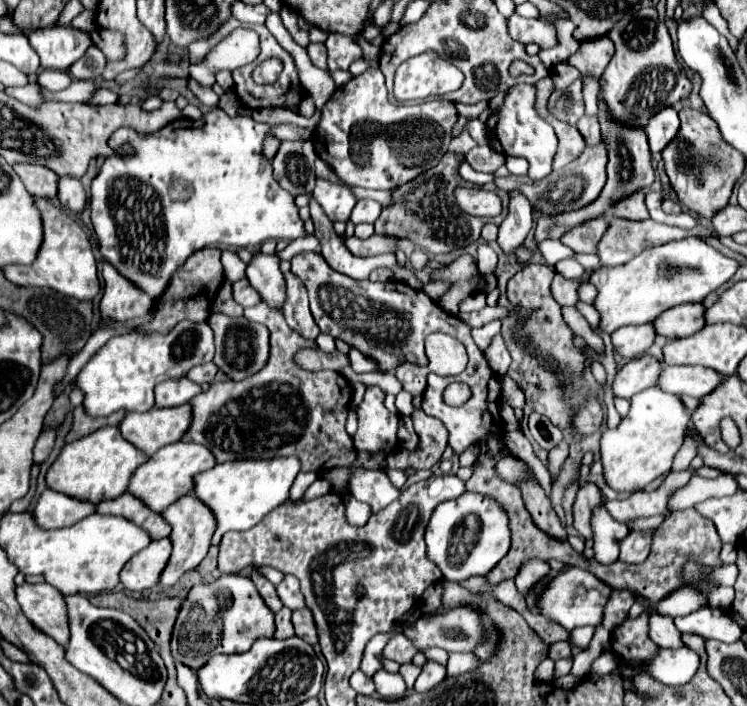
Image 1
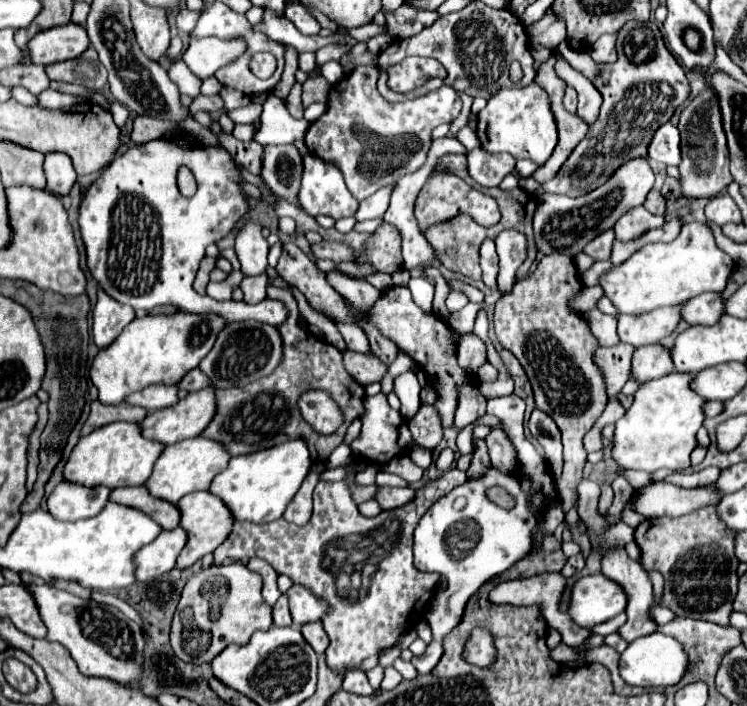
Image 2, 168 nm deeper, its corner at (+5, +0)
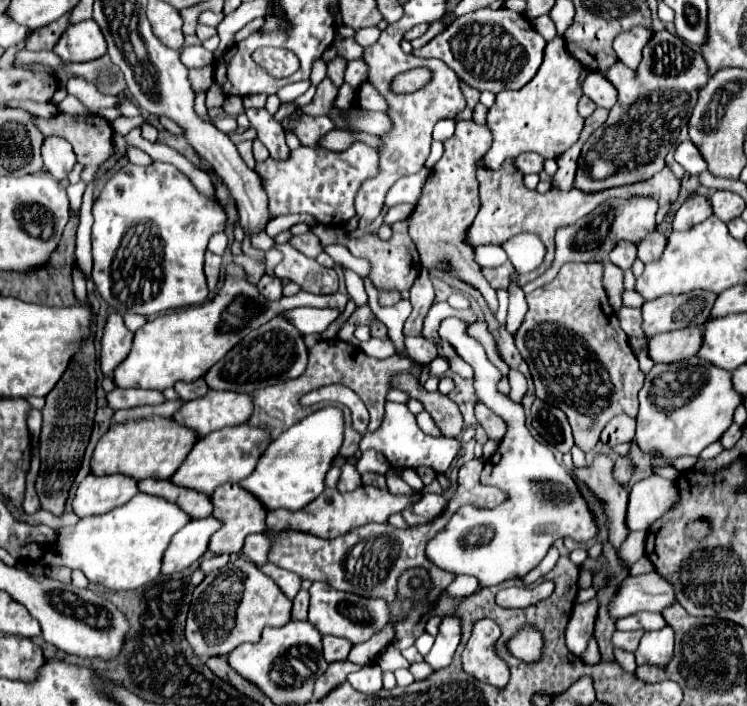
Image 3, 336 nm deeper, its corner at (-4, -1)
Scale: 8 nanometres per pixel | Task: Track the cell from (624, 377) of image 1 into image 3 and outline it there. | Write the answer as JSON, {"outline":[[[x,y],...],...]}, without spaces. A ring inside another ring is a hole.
{"outline":[[[688,326],[684,330],[656,334],[648,342],[648,356],[654,364],[672,364],[676,360],[688,360],[702,346],[702,330]]]}

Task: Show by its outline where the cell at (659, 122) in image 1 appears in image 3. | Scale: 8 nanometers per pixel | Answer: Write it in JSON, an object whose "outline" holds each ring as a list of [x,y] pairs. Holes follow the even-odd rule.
{"outline":[[[684,140],[684,142],[678,142],[678,144],[676,144],[674,158],[676,158],[676,162],[678,162],[688,174],[700,174],[700,172],[706,170],[704,158],[700,156],[698,148],[696,148],[690,140]]]}

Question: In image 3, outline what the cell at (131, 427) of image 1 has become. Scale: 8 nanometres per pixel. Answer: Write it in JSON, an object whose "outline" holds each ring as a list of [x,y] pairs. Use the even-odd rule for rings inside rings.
{"outline":[[[210,390],[206,396],[184,402],[180,406],[180,410],[172,416],[174,422],[178,422],[180,426],[186,426],[190,430],[194,430],[200,436],[206,436],[214,430],[222,430],[228,426],[238,426],[244,424],[252,414],[252,398],[248,394],[238,394],[238,392],[218,392],[218,390]]]}

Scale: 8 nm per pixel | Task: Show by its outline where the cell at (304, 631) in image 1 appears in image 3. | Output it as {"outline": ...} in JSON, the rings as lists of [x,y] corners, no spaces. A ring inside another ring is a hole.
{"outline":[[[322,636],[322,644],[324,644],[324,658],[326,662],[336,662],[336,660],[346,660],[352,642],[346,638],[338,638],[338,636]]]}

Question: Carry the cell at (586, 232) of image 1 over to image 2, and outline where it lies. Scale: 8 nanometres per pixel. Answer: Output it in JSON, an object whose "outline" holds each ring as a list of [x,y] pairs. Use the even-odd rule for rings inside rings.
{"outline":[[[605,231],[603,235],[599,235],[599,239],[591,241],[591,243],[585,247],[585,253],[591,255],[595,261],[609,261],[613,241],[615,241],[615,233],[613,233],[613,231]]]}

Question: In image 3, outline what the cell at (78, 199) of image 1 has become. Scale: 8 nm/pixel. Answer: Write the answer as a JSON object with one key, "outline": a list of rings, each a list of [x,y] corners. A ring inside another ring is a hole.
{"outline":[[[48,138],[42,144],[42,158],[46,170],[56,180],[66,180],[70,170],[76,166],[76,154],[72,152],[72,146],[64,138]]]}

